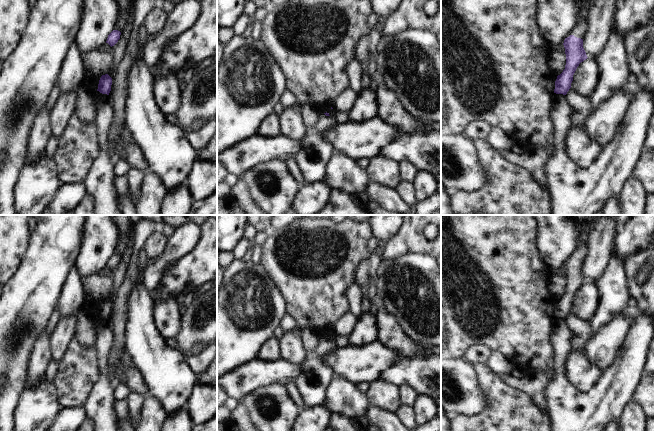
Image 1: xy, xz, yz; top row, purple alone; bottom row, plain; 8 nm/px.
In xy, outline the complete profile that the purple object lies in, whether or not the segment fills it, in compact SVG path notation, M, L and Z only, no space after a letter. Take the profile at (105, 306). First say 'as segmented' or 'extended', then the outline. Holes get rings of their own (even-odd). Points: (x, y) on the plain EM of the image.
as segmented; M108 298L102 299L99 304L97 315L99 315L102 318L109 319L111 315L111 309L112 309L112 302Z

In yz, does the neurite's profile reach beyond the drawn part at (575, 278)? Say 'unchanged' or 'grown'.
grown

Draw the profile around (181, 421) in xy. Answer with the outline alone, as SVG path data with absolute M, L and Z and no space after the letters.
M185 407L178 413L167 416L161 431L191 431L193 427L194 424Z

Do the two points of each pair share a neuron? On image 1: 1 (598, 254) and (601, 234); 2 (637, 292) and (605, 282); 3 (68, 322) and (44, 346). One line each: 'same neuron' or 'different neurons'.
1: same neuron
2: different neurons
3: different neurons

